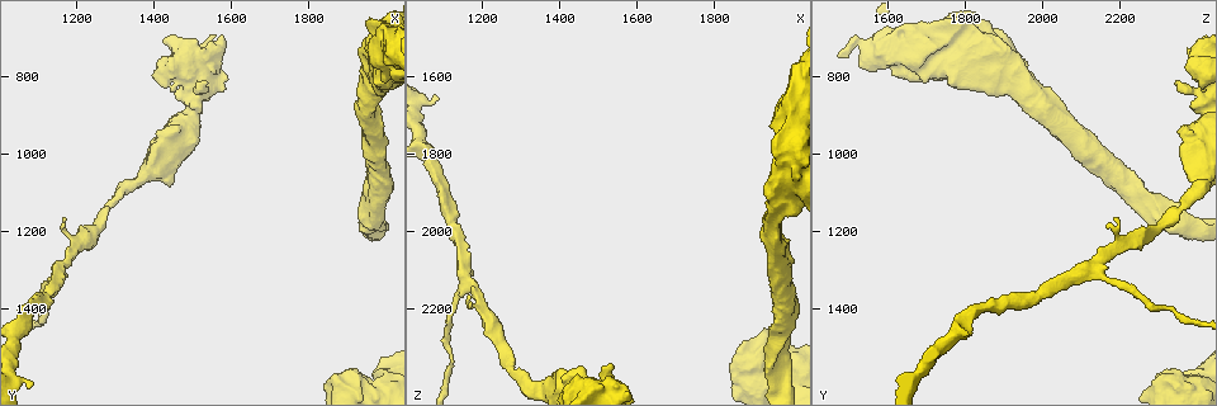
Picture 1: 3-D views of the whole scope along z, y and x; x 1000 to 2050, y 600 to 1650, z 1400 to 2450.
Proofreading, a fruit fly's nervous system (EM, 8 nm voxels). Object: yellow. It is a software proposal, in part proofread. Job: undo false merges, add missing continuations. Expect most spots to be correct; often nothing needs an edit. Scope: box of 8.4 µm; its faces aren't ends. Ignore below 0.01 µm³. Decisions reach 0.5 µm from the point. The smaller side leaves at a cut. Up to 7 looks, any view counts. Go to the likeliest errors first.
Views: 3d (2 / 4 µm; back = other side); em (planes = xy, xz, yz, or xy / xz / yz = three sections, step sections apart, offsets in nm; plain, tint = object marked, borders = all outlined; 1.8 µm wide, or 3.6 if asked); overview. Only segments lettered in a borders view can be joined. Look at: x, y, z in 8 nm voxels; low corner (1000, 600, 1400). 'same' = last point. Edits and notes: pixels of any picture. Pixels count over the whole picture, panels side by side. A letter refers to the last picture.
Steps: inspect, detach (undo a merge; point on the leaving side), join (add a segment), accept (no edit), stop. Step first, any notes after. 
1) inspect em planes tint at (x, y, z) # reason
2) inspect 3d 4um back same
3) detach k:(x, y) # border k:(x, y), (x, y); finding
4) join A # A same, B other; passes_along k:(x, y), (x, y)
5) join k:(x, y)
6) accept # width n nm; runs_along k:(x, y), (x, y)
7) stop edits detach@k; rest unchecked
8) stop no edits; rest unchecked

inspect em 3.6um planes tint at (1980, 780, 1905) # calibre changes

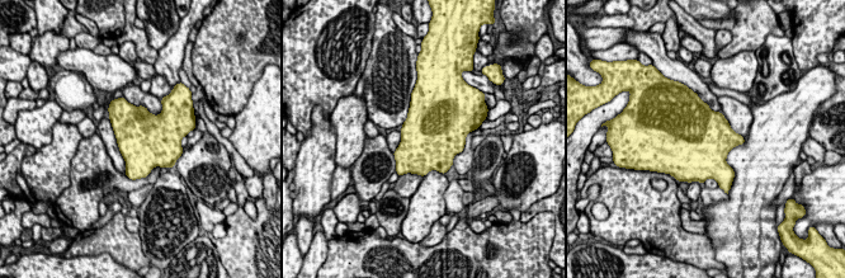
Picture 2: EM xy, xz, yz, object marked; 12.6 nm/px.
inspect em 3.6um planes borders same # see the neighbours

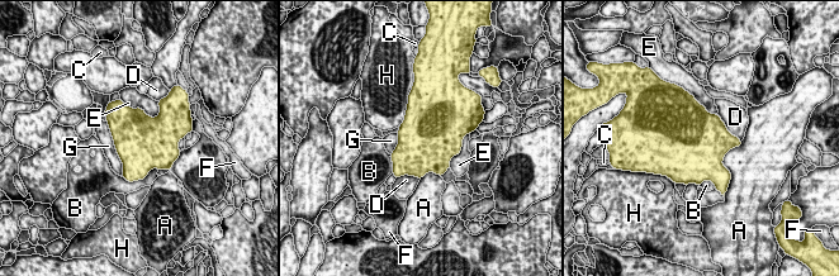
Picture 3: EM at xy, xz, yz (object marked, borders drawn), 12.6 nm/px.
accept # width 700 nm; A other, B other, C other, D other, E other, F other, G other, H other; one neuron here

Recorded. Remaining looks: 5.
inspect 3d 2um back at (1535, 810, 2350) # branch stops here

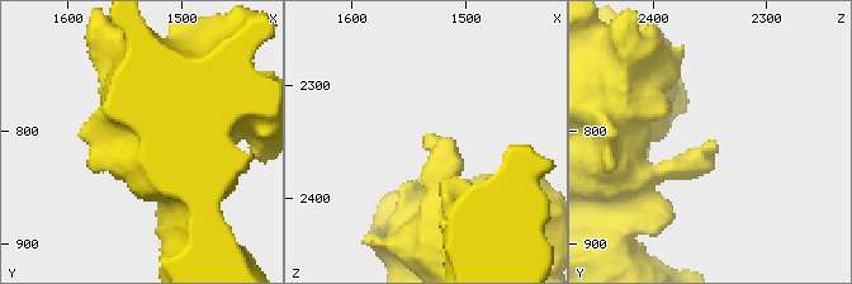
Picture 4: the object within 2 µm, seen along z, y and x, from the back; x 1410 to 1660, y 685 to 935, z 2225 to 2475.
inspect em yz step 8 borders at (1530, 806, 2344)

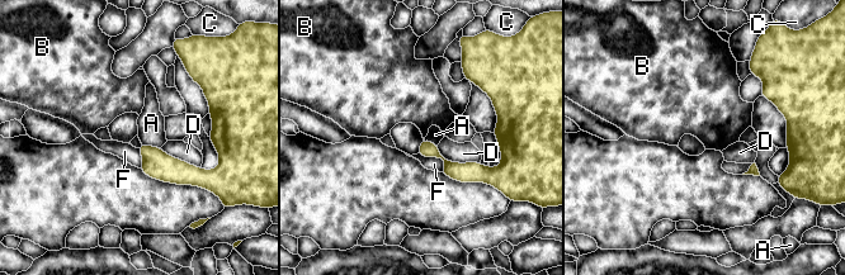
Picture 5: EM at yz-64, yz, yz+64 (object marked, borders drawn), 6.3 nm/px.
inspect em planes borders same # another direction

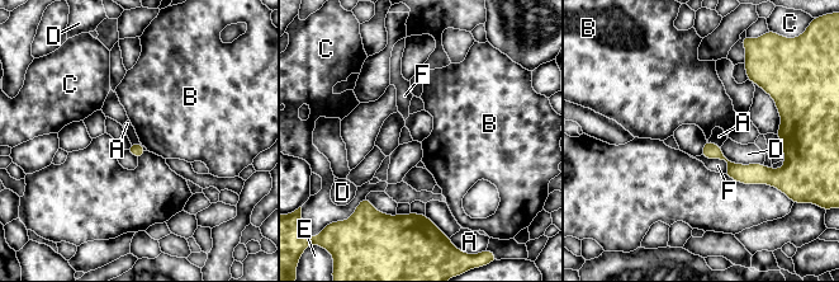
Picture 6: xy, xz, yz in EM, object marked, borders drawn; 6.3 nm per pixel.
accept # A other, B other, C other, D other, E other, F other; runs_along 6:(705, 151), (715, 151), (743, 174), (769, 179); none of them fits

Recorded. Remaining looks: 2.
inspect em planes borders at (1170, 1160, 2190) # an open end

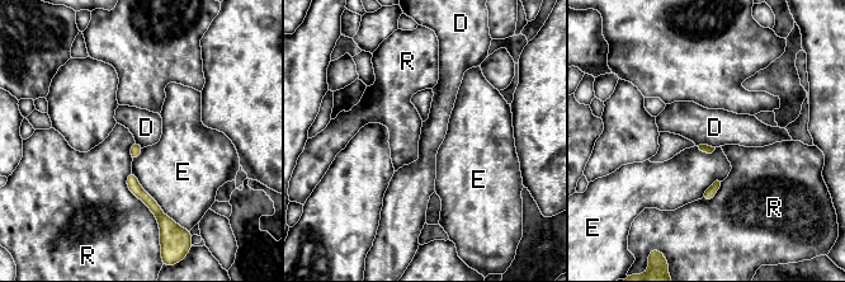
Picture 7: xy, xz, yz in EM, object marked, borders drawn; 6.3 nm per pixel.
accept # D other, E other, R other; no lettered segment goes on from it

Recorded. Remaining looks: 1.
stop no edits; rest unchecked

